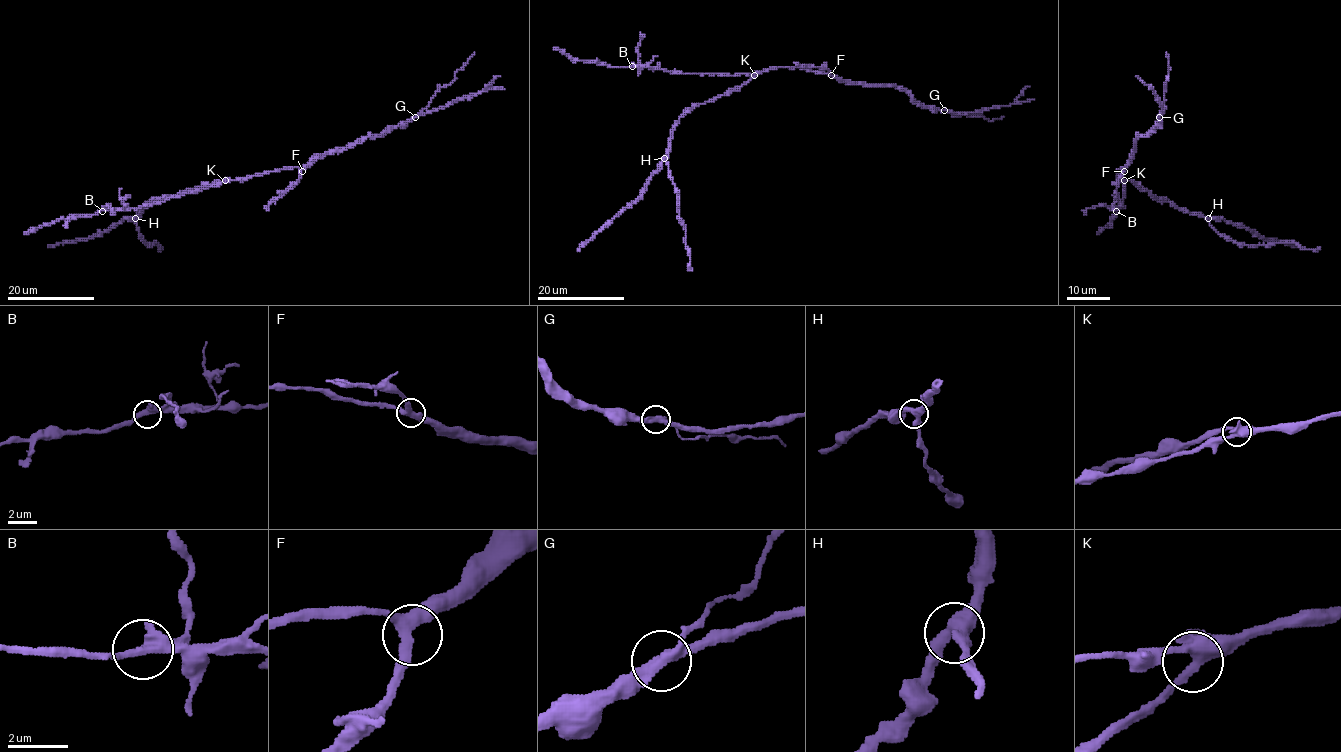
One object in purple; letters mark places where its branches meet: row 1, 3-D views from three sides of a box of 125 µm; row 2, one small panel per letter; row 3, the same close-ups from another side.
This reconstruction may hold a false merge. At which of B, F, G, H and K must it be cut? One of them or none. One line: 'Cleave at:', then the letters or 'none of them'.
Cleave at: G

